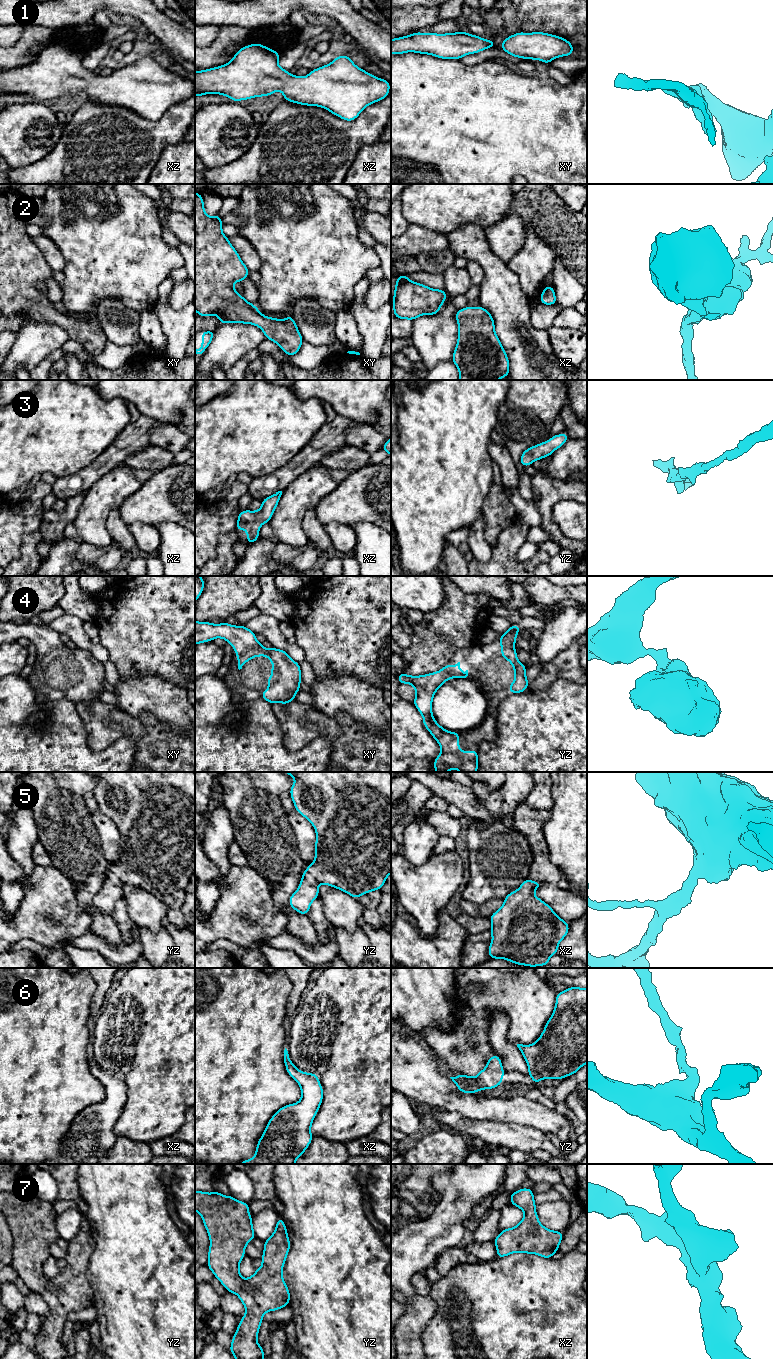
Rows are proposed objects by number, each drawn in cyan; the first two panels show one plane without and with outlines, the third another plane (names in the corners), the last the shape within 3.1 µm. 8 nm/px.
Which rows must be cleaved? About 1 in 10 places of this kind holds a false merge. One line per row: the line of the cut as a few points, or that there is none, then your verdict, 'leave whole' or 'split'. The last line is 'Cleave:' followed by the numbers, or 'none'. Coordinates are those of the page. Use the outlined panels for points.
1: no cut; leave whole
2: no cut; leave whole
3: no cut; leave whole
4: no cut; leave whole
5: no cut; leave whole
6: no cut; leave whole
7: no cut; leave whole
Cleave: none

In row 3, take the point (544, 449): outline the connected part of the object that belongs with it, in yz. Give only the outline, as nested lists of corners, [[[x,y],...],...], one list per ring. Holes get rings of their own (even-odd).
[[[566,432],[553,435],[547,442],[539,443],[533,447],[527,448],[520,457],[520,463],[527,467],[532,465],[536,460],[550,456],[556,449],[562,447],[568,440],[568,434]]]

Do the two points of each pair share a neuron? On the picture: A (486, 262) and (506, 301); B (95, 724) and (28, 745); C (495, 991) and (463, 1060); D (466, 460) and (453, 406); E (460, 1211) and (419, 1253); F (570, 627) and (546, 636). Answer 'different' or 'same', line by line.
A: same
B: different
C: same
D: same
E: same
F: same

